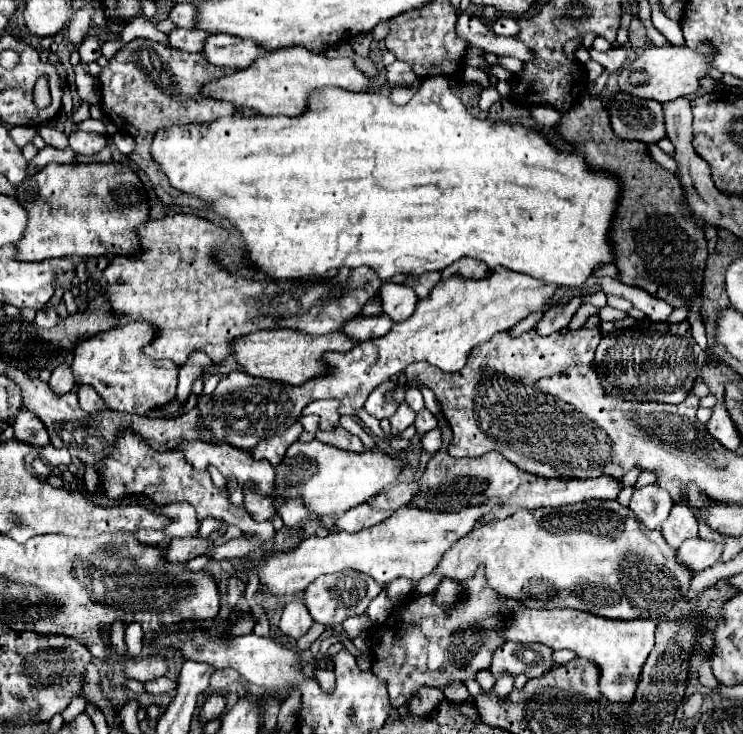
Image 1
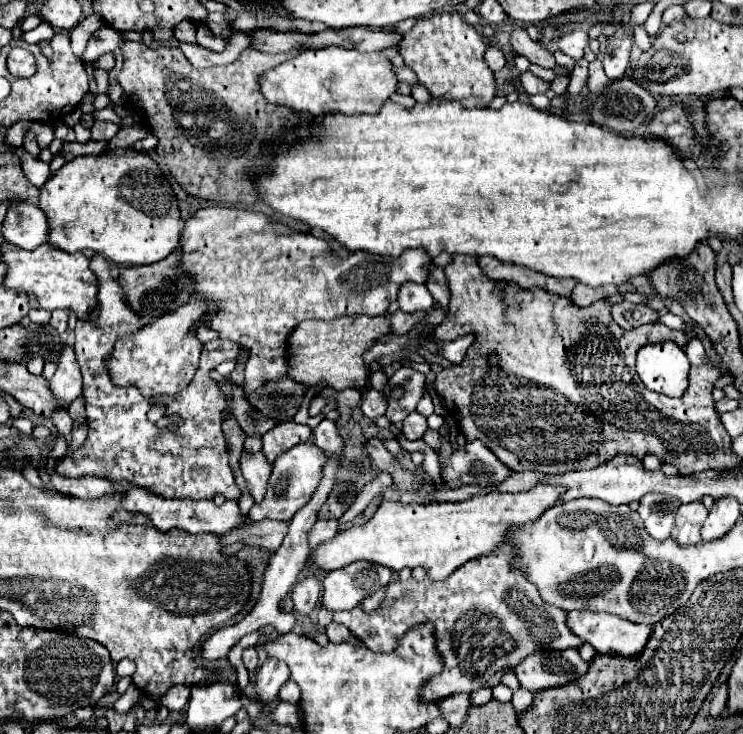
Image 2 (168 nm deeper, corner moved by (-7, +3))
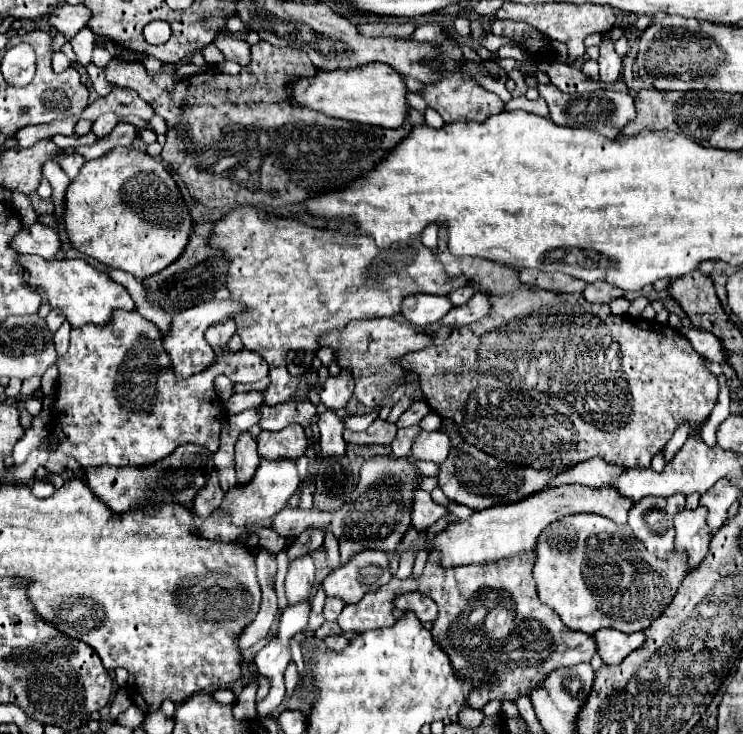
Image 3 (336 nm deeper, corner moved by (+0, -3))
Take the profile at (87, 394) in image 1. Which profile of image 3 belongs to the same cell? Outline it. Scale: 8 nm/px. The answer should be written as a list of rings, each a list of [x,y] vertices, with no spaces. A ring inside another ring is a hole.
[[[118,309],[112,313],[110,323],[104,325],[88,325],[82,329],[72,329],[70,333],[70,349],[58,361],[58,391],[52,407],[52,433],[58,439],[58,449],[50,453],[46,469],[60,473],[64,467],[64,459],[74,457],[82,469],[114,465],[114,467],[146,467],[154,465],[166,457],[170,457],[180,445],[200,445],[208,453],[216,453],[218,437],[222,429],[222,411],[220,399],[214,391],[214,379],[222,373],[232,373],[232,367],[242,367],[244,361],[250,365],[250,377],[262,381],[268,377],[266,361],[260,357],[260,365],[256,365],[256,353],[240,351],[228,355],[226,361],[216,361],[198,375],[186,379],[186,383],[178,383],[174,375],[170,375],[170,359],[162,351],[162,333],[158,327],[144,319],[136,309],[124,311]]]

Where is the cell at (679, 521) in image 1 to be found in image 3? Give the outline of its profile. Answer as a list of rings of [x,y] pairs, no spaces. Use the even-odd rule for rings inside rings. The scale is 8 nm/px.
[[[684,509],[674,517],[676,549],[684,551],[690,559],[690,567],[698,567],[710,547],[710,531],[706,531],[706,509]]]

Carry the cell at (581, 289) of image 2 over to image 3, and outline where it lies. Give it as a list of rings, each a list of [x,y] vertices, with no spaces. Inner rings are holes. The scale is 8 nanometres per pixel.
[[[594,283],[594,285],[588,285],[582,295],[590,303],[610,303],[612,299],[618,299],[624,293],[622,293],[622,289],[610,287],[608,283]]]

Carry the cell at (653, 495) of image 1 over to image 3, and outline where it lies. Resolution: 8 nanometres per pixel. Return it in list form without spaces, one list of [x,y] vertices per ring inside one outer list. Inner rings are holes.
[[[684,495],[644,497],[634,503],[628,513],[628,525],[634,537],[658,557],[666,557],[674,549],[674,515],[684,509]]]

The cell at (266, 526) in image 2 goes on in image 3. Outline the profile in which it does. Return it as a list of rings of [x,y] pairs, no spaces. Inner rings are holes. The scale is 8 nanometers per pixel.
[[[374,457],[366,461],[360,469],[360,483],[358,483],[358,499],[346,503],[342,511],[322,513],[322,511],[302,511],[302,509],[288,509],[280,511],[272,517],[270,529],[278,535],[300,535],[308,527],[328,529],[340,541],[340,561],[346,563],[354,553],[364,549],[378,549],[378,551],[394,551],[398,547],[398,539],[402,539],[402,531],[410,527],[410,501],[414,487],[418,487],[416,471],[408,459],[388,457]]]

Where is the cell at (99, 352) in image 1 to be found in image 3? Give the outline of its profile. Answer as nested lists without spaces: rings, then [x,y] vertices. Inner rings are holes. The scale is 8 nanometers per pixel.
[[[226,299],[226,301],[208,301],[208,303],[194,305],[190,309],[182,311],[182,313],[178,313],[172,319],[168,333],[162,335],[162,345],[164,345],[164,351],[168,353],[170,361],[172,361],[172,371],[176,375],[176,379],[188,379],[194,373],[202,371],[202,367],[206,367],[206,363],[214,361],[214,353],[212,353],[212,347],[204,339],[204,331],[214,321],[234,317],[234,311],[240,311],[240,307],[238,307],[238,303],[234,303],[230,299]]]

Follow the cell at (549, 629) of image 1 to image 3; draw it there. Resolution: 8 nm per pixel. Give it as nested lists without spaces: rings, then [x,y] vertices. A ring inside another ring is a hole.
[[[600,629],[594,633],[598,655],[606,665],[618,665],[628,653],[644,643],[644,633],[618,633],[614,629]]]

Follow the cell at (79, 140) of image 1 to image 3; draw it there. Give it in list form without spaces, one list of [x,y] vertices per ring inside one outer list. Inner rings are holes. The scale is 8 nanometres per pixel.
[[[114,113],[100,115],[100,117],[94,121],[94,125],[92,125],[92,133],[94,133],[98,139],[102,139],[102,137],[106,137],[106,135],[116,127],[116,123],[118,123],[118,117],[116,117]]]

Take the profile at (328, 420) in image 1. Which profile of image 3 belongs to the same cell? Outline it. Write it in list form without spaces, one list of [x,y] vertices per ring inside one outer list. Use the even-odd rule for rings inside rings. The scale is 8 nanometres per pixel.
[[[340,371],[336,377],[328,377],[320,385],[320,401],[332,411],[346,409],[352,391],[354,391],[354,379],[350,371]]]

